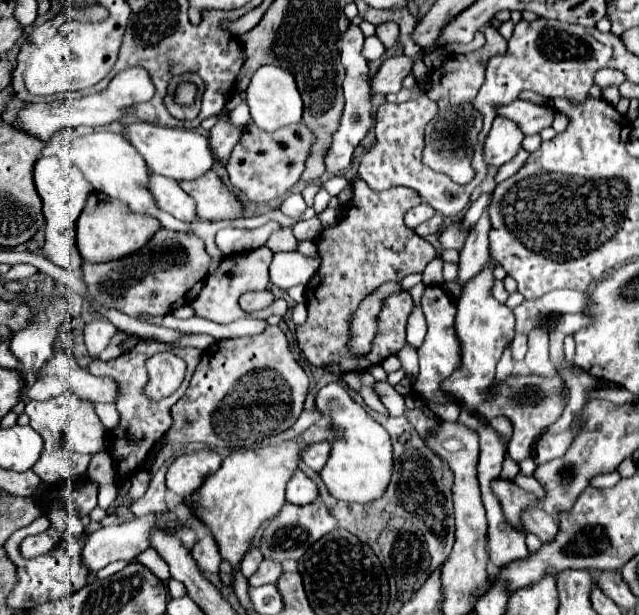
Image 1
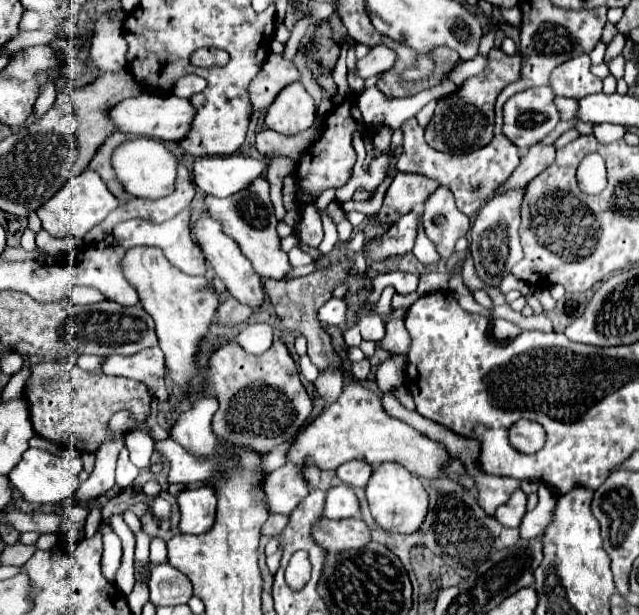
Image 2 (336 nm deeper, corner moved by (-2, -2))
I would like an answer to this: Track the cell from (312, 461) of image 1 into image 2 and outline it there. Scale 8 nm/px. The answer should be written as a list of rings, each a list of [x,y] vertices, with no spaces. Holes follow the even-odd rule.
[[[348,461],[336,469],[336,475],[350,487],[366,487],[374,467],[362,461]]]

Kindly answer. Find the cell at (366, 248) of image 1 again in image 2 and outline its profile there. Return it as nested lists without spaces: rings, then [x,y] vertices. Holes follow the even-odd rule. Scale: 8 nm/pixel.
[[[398,173],[386,191],[384,205],[378,213],[378,221],[388,223],[398,221],[402,215],[410,213],[416,205],[422,205],[428,199],[428,195],[436,191],[438,185],[440,183],[436,179],[430,179],[426,175]]]

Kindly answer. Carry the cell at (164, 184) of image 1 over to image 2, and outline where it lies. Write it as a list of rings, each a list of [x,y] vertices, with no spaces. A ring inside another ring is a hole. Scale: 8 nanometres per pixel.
[[[200,219],[200,221],[196,223],[194,235],[196,235],[196,241],[202,245],[202,251],[204,251],[206,261],[214,267],[216,275],[218,275],[218,277],[222,279],[222,283],[226,285],[228,293],[230,293],[236,301],[240,301],[240,303],[244,303],[244,305],[248,305],[248,307],[252,307],[252,309],[258,309],[258,307],[264,303],[264,299],[266,299],[266,293],[264,293],[260,275],[256,275],[256,271],[252,269],[252,263],[242,255],[242,251],[236,247],[234,239],[230,239],[230,237],[222,231],[220,223],[214,221],[214,219]]]

